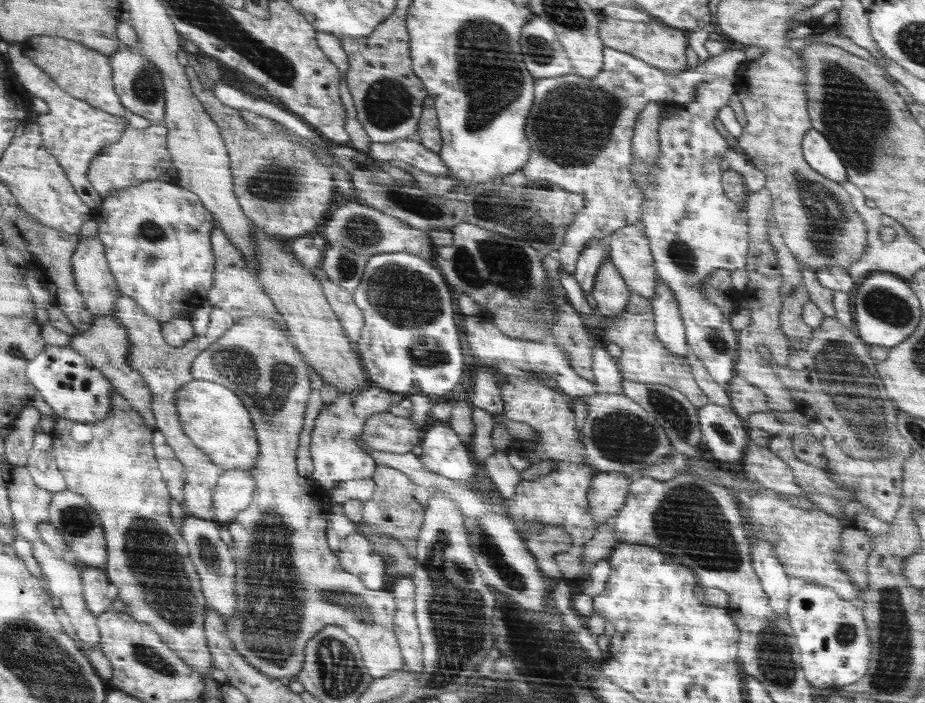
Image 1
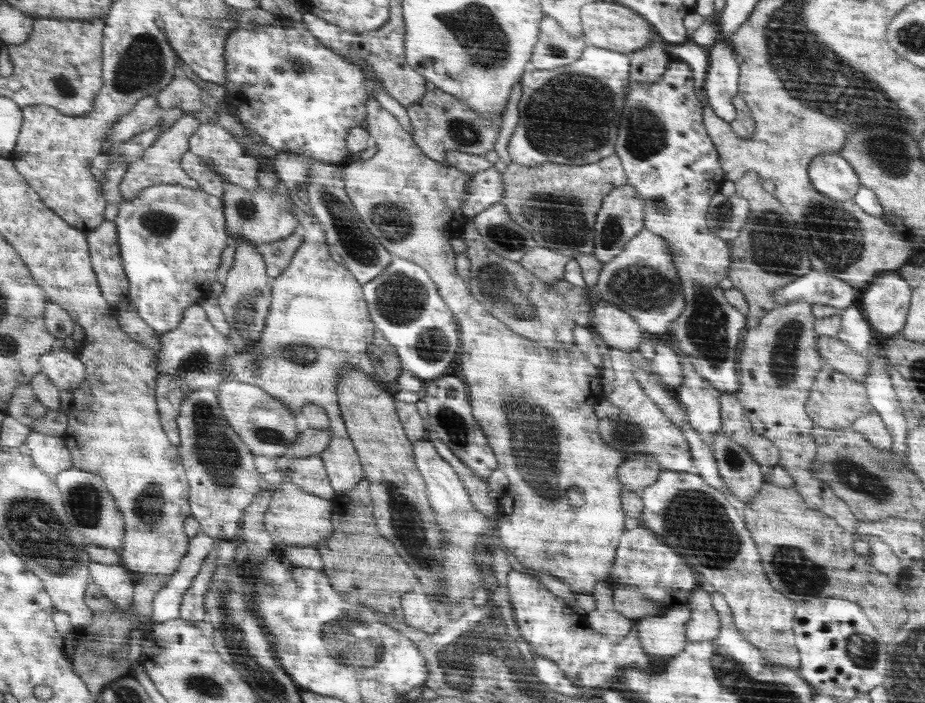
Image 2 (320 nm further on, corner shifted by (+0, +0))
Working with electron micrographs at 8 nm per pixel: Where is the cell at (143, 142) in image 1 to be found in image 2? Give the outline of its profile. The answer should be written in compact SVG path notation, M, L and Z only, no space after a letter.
M184 113L168 131L162 132L158 139L148 146L141 160L130 162L125 176L122 176L122 181L118 185L124 200L132 200L134 197L138 197L144 189L163 183L184 185L194 190L199 189L198 182L192 180L180 166L180 160L182 160L182 154L190 150L189 140L199 131L200 126L200 121L196 120L192 113Z

